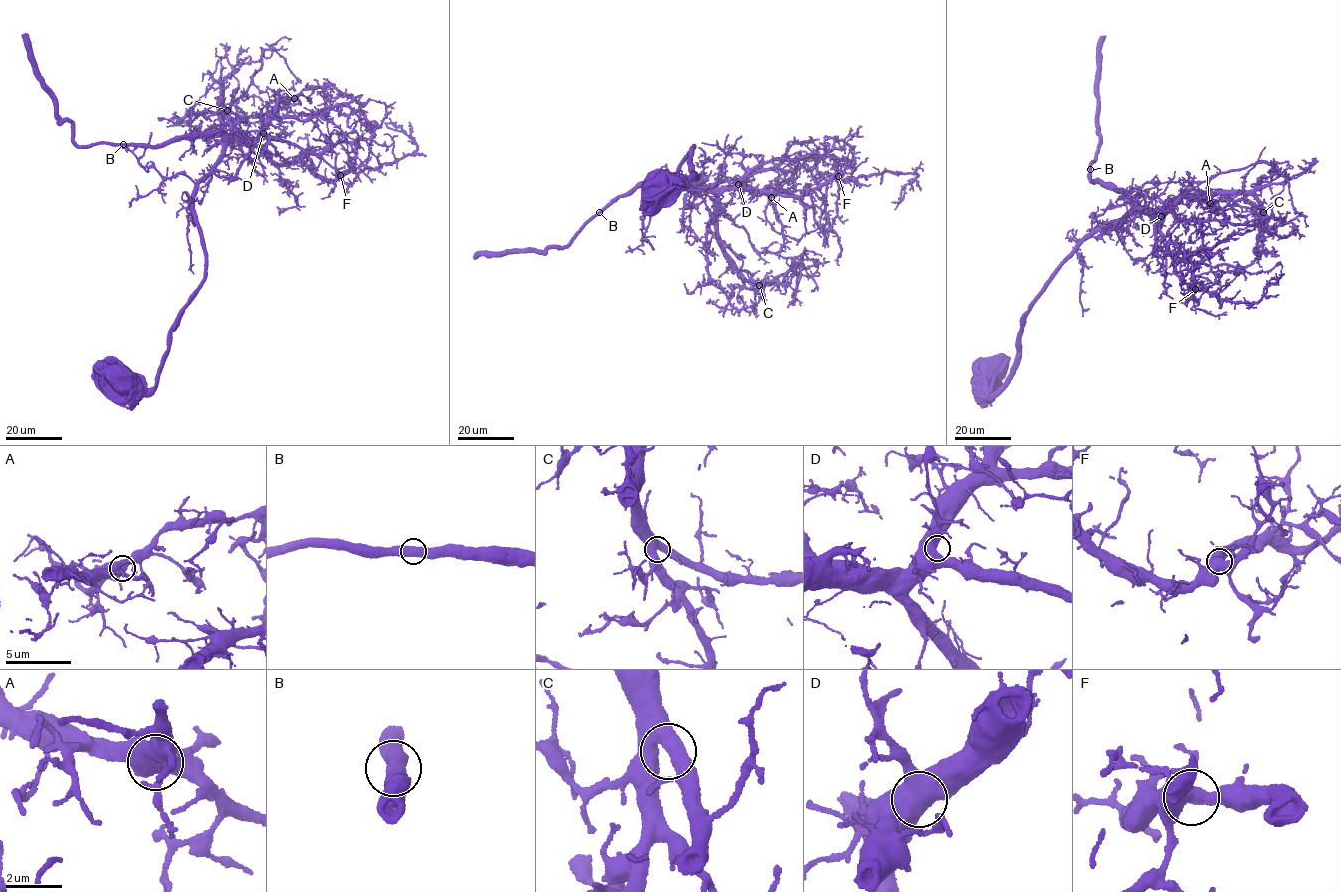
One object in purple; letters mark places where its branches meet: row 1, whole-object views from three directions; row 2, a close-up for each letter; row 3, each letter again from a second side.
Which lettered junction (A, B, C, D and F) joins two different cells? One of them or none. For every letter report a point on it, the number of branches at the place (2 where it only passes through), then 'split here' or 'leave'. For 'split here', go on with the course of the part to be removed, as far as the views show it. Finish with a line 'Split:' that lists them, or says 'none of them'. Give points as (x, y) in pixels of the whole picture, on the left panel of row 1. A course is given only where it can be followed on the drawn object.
A: place (294, 98); branches 2; leave
B: place (123, 144); branches 2; leave
C: place (227, 110); branches 2; leave
D: place (263, 133); branches 2; leave
F: place (340, 175); branches 2; leave
Split: none of them

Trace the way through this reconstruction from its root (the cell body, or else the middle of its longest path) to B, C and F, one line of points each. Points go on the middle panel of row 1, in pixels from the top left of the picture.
B: (657, 184), (698, 177), (687, 162), (694, 146), (673, 174), (697, 186), (642, 184), (599, 212)
C: (657, 184), (698, 177), (687, 162), (694, 146), (673, 174), (714, 195), (722, 248), (739, 273), (759, 285)
F: (657, 184), (698, 177), (688, 169), (691, 146), (673, 174), (702, 189), (798, 196), (838, 176)

